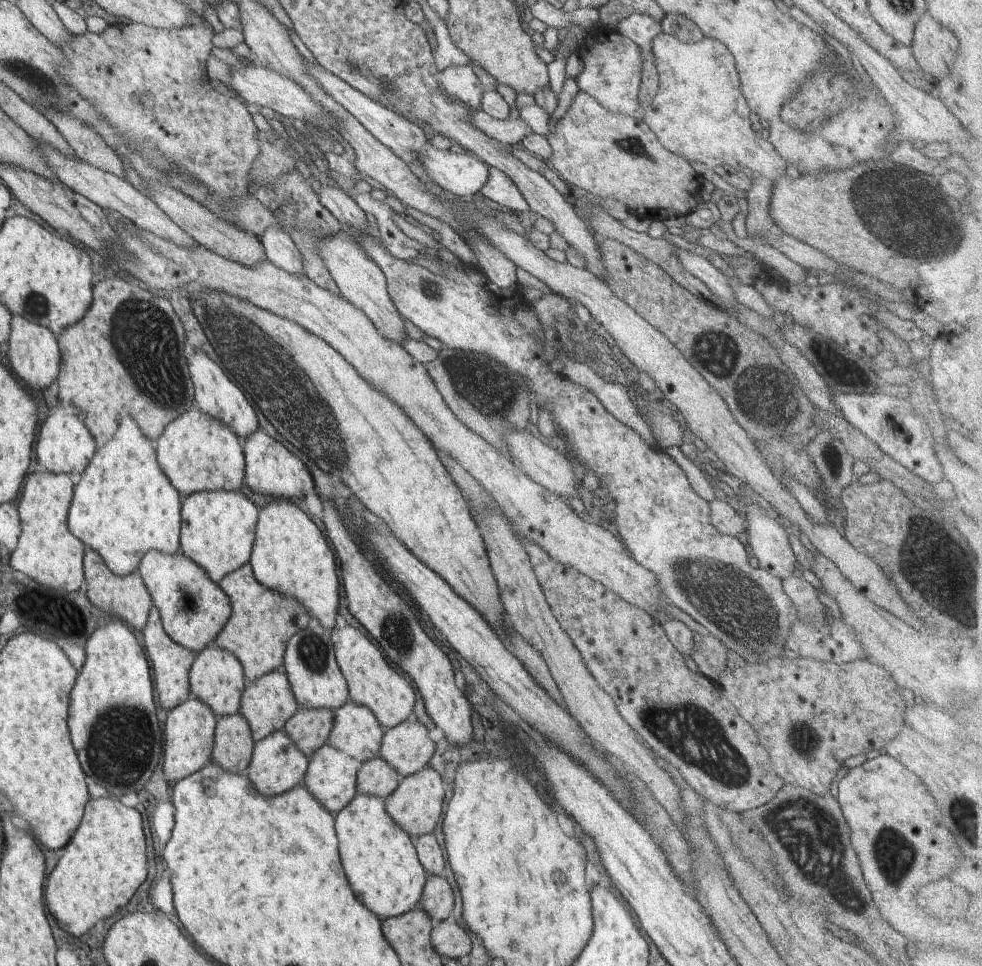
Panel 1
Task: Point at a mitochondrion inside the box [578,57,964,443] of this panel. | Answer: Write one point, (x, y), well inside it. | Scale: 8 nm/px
(921, 226)

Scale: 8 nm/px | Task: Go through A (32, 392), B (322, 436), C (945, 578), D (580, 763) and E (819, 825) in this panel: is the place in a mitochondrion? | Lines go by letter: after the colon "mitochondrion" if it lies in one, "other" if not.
A: other
B: mitochondrion
C: mitochondrion
D: other
E: mitochondrion

